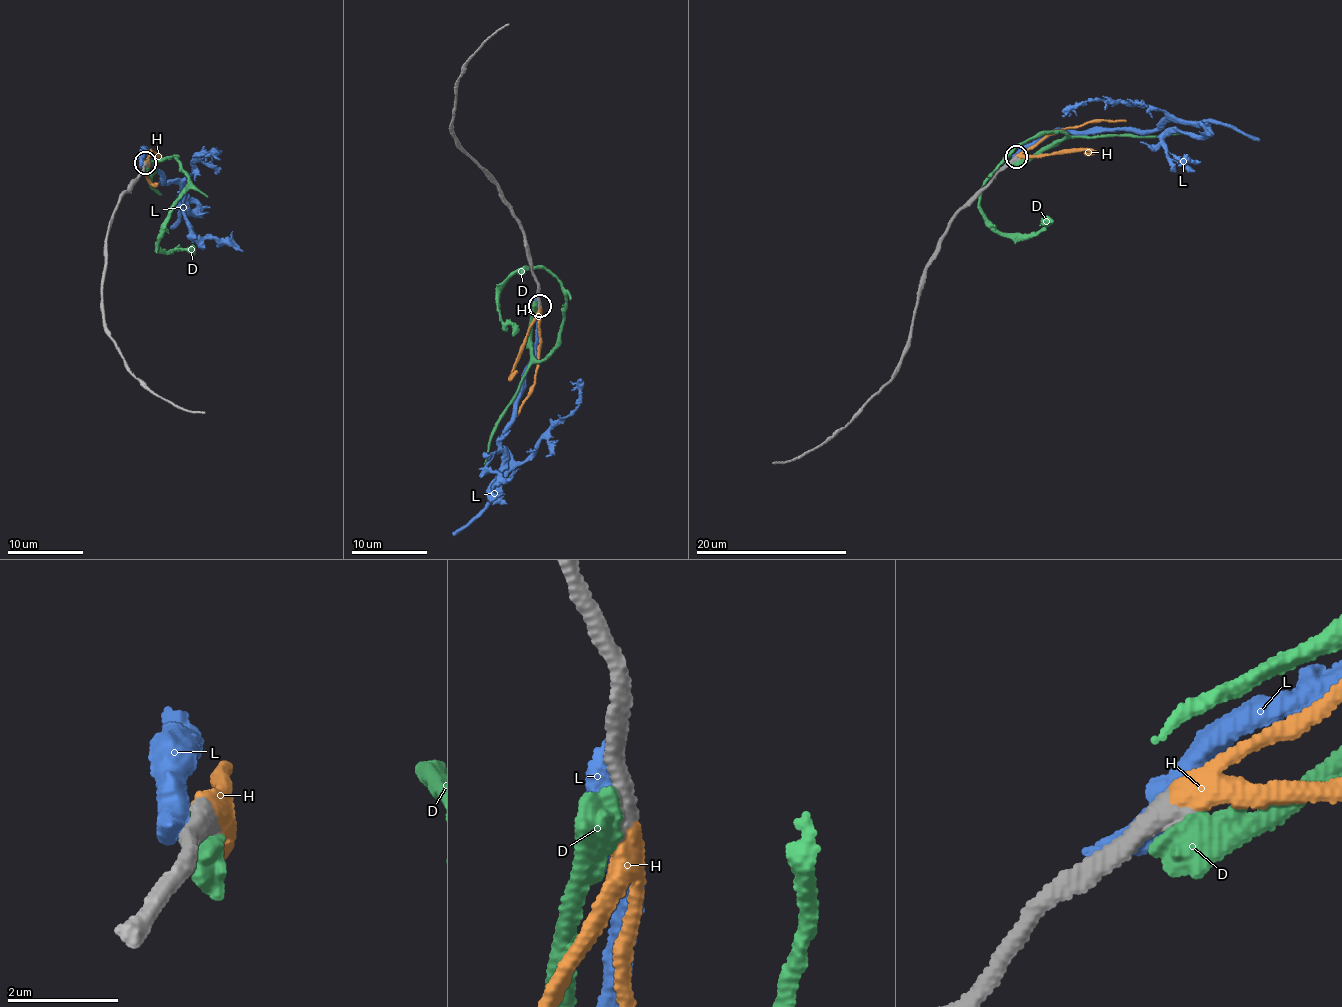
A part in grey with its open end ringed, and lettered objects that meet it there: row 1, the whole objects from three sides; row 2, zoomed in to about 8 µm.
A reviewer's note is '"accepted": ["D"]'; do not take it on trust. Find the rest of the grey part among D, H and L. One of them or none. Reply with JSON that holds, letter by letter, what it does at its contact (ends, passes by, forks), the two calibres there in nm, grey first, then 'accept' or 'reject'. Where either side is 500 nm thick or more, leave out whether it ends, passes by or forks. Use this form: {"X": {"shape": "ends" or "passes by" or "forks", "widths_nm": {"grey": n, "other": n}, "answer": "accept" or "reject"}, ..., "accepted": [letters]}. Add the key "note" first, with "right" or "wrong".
{"note": "wrong", "D": {"widths_nm": {"grey": 440, "other": 650}, "answer": "reject"}, "H": {"widths_nm": {"grey": 440, "other": 500}, "answer": "accept"}, "L": {"widths_nm": {"grey": 500, "other": 650}, "answer": "reject"}, "accepted": ["H"]}

